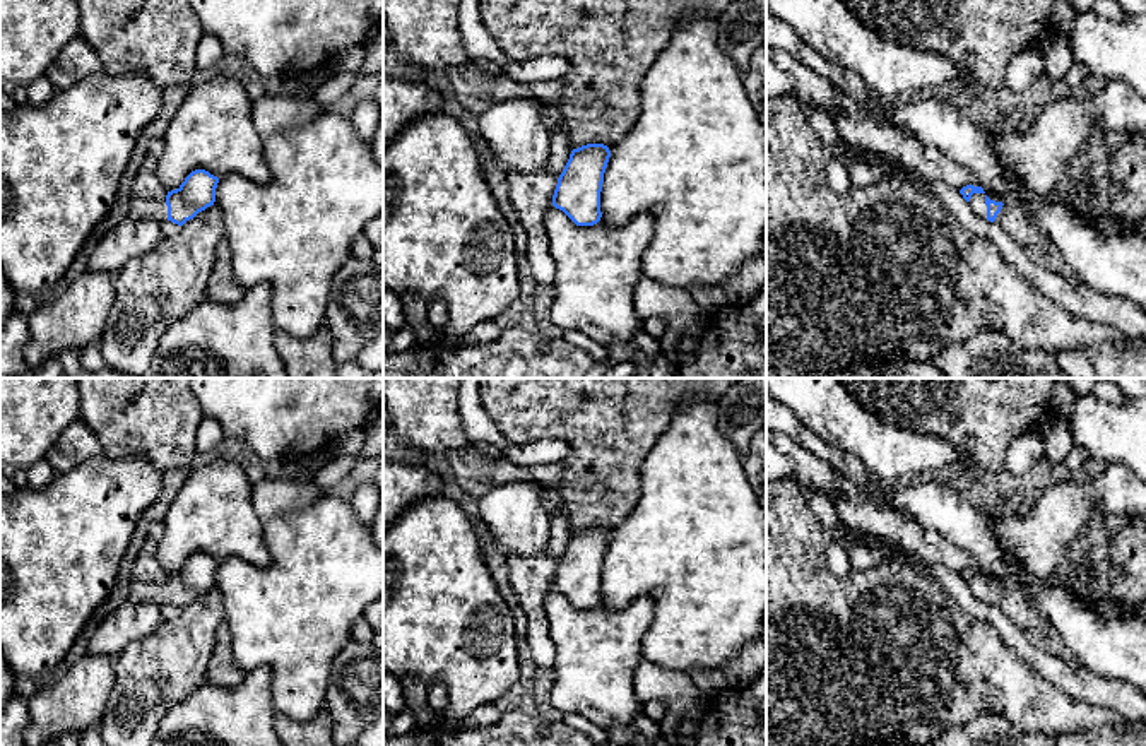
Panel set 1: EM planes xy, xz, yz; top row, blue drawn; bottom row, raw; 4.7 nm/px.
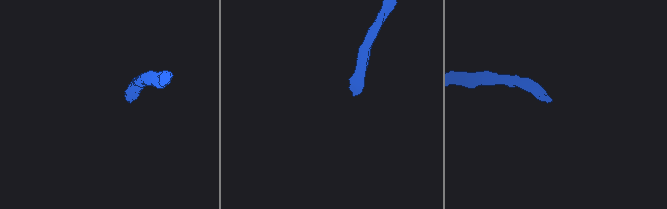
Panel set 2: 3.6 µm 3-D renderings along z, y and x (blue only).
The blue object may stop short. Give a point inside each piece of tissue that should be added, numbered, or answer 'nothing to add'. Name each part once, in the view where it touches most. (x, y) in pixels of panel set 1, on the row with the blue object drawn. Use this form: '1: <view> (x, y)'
1: yz (977, 202)

